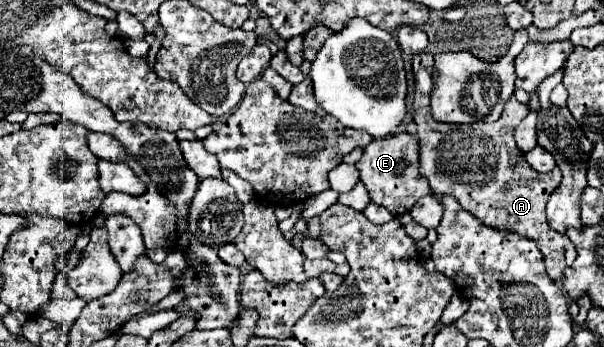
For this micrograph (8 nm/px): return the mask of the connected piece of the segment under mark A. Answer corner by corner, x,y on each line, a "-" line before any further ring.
418,53
414,55
414,103
412,103
412,119
418,129
418,141
420,141
420,173
430,181
432,193
436,195
452,195
458,199
458,203
472,215
476,215
484,225
490,225
498,231
510,231
518,233
520,237
534,239
540,247
546,263
546,271
554,283
564,281
564,245
568,243
568,237
562,233
556,233
548,221
546,221
546,201
548,193
556,189
560,183
560,169
552,169
548,173
534,171
526,159
522,157
522,151
516,147
514,141
514,129
516,125
530,113
528,105
522,105
514,95
508,99
508,105
504,107
504,113
500,121
496,123
476,123
476,125
454,125
454,123
440,123
430,113
430,93
432,93
432,69
434,59
432,53

